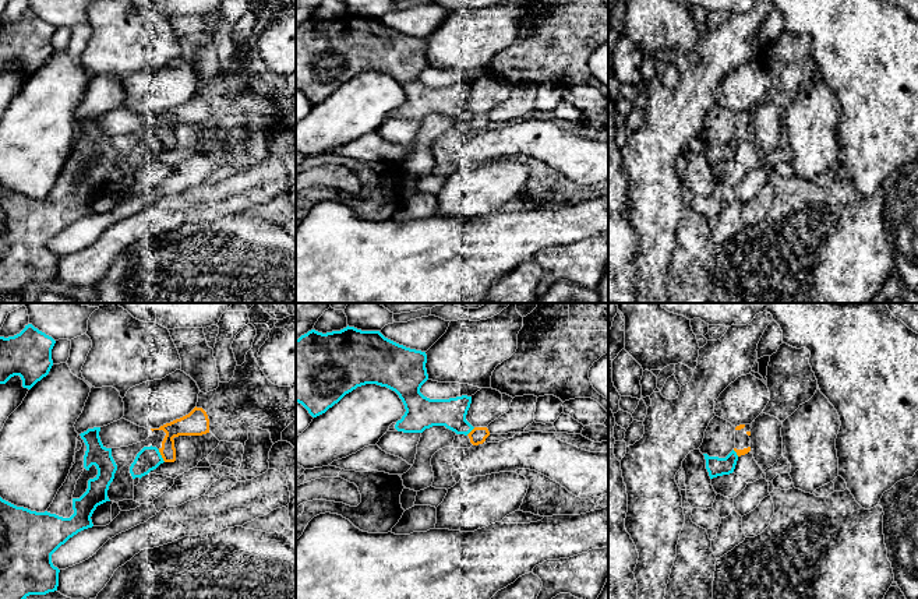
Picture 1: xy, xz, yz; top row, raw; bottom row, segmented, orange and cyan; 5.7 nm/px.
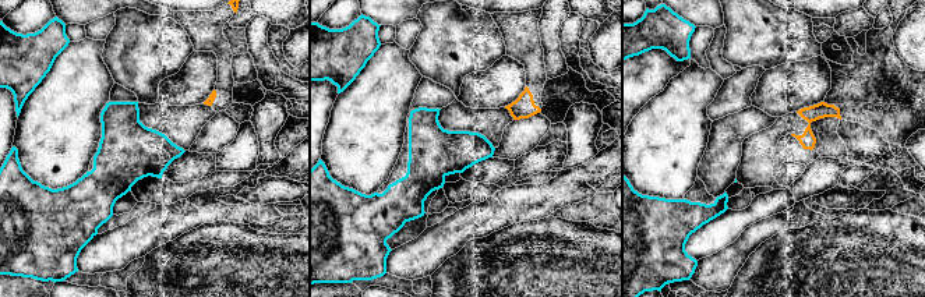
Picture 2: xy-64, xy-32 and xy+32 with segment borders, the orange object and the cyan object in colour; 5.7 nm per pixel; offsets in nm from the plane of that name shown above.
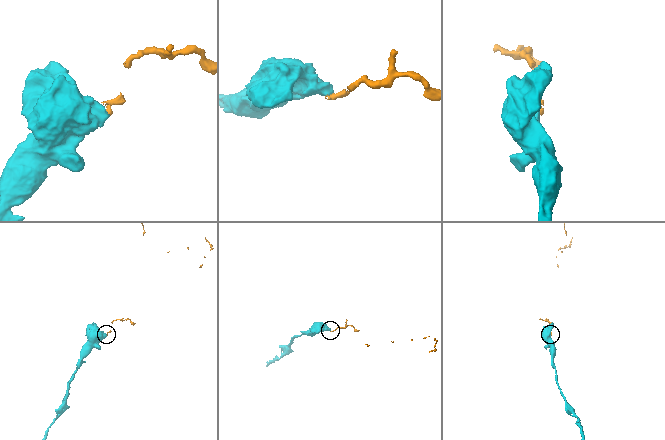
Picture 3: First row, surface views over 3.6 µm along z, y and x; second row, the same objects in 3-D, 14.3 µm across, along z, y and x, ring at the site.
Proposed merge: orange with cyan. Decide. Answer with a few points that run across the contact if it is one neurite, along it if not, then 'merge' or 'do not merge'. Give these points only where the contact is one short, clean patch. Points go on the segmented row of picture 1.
do not merge

